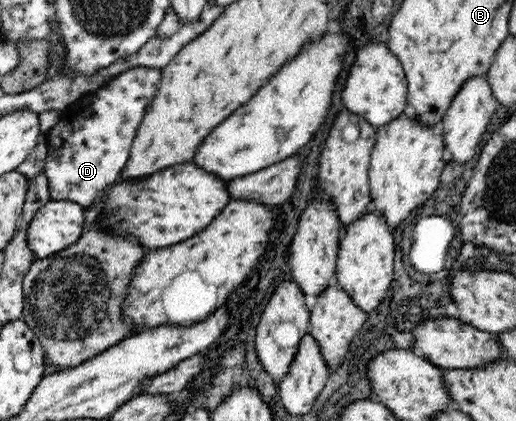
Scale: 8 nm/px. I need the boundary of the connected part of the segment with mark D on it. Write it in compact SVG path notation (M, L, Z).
M136 67L120 73L98 90L78 99L61 111L57 123L46 133L47 157L44 174L48 180L51 200L70 200L84 209L98 206L119 181L121 171L129 159L131 143L136 131L161 83L162 70Z

